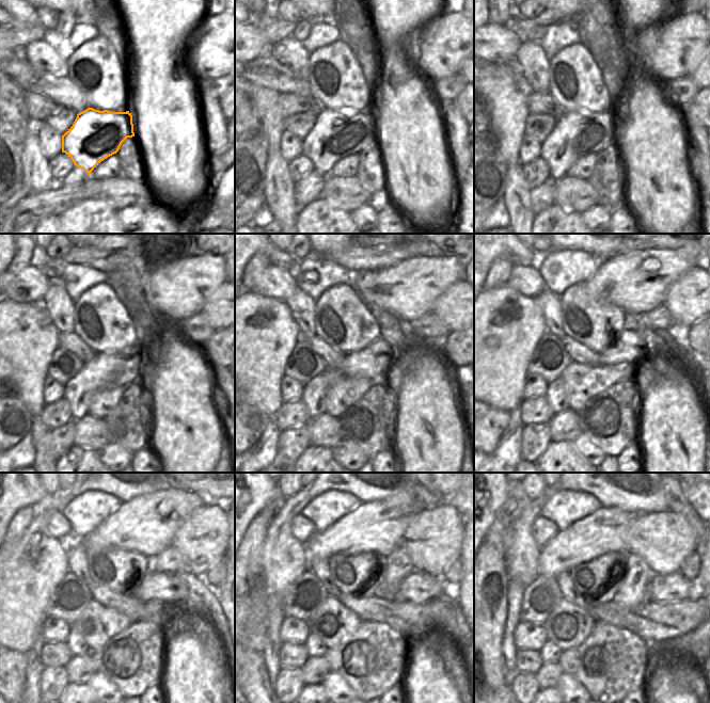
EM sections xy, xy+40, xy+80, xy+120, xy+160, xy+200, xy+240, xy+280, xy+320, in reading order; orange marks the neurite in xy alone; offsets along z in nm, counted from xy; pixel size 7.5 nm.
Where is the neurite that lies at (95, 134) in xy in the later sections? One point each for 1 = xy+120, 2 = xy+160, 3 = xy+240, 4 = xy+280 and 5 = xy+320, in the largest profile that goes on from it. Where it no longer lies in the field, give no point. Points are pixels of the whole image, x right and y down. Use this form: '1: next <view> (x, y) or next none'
1: next xy+120 (105, 371)
2: next xy+160 (367, 364)
3: next xy+240 (168, 587)
4: next xy+280 (417, 587)
5: next xy+320 (673, 588)

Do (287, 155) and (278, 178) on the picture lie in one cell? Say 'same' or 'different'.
different

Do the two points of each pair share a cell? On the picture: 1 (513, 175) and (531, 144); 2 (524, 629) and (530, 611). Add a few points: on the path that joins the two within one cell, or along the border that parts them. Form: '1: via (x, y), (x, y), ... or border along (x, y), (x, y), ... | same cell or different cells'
1: border along (519, 162), (522, 165) | different cells
2: border along (521, 621), (530, 621), (541, 625) | different cells

